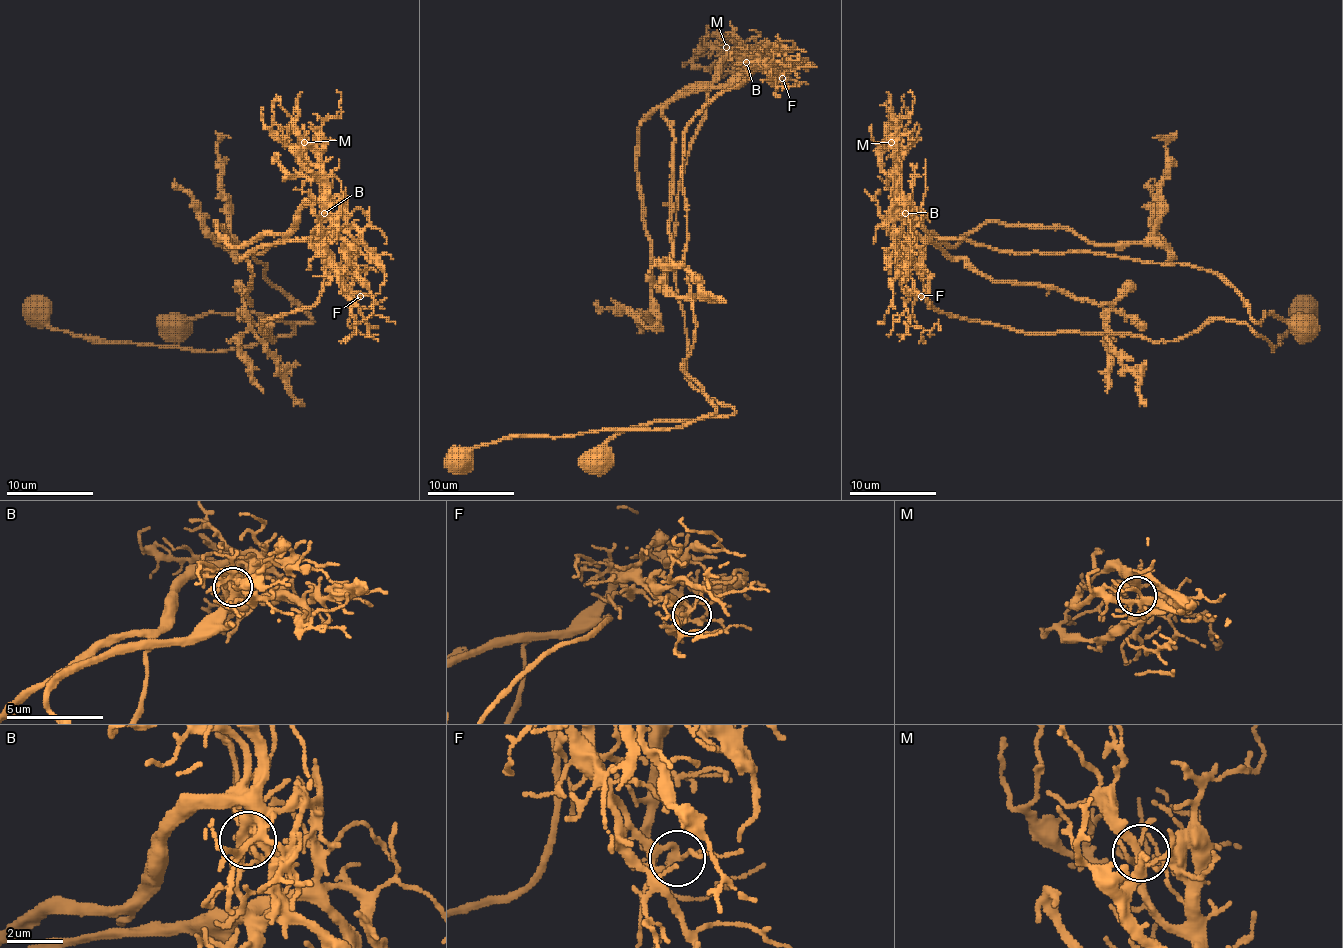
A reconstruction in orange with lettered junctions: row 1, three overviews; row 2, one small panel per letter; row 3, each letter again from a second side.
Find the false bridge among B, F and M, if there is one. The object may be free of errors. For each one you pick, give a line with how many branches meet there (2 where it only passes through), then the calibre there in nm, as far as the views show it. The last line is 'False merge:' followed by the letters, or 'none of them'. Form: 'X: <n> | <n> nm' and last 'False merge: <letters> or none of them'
B: 9 | 280 nm
False merge: B

